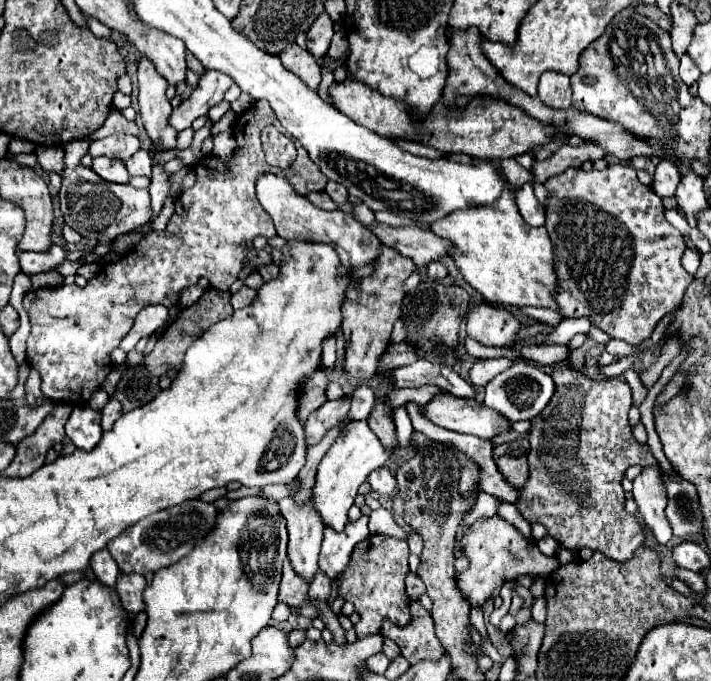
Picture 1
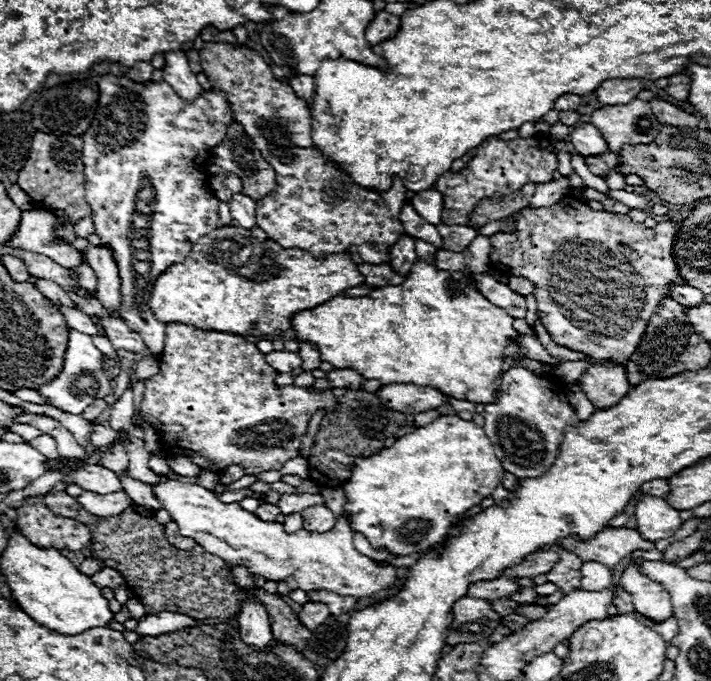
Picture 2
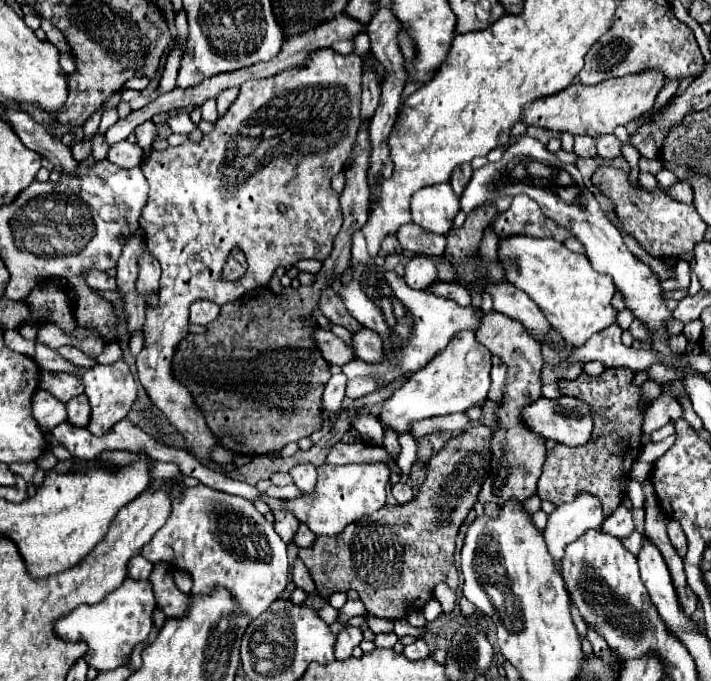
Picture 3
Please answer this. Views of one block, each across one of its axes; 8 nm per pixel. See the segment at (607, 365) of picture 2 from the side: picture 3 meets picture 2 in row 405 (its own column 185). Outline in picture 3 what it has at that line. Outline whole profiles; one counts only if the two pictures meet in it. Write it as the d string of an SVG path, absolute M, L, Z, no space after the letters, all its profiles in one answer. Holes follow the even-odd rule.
M156 564L148 580L152 582L156 604L164 610L168 618L178 618L186 616L190 606L190 594L178 590L178 586L172 580L172 574L174 574L172 565Z

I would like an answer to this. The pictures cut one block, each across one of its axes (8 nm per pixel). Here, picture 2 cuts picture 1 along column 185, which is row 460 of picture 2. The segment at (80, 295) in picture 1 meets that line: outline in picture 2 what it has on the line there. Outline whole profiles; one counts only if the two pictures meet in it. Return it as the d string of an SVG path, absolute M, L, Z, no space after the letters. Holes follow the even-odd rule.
M166 324L166 348L160 360L160 372L146 380L142 412L148 418L162 420L166 434L160 448L168 456L188 456L196 466L208 472L220 472L226 466L240 464L246 474L280 470L288 460L300 456L302 436L310 418L318 410L332 412L338 398L332 390L306 390L300 386L278 386L278 372L264 362L264 354L246 338L224 332L202 332L186 324Z

